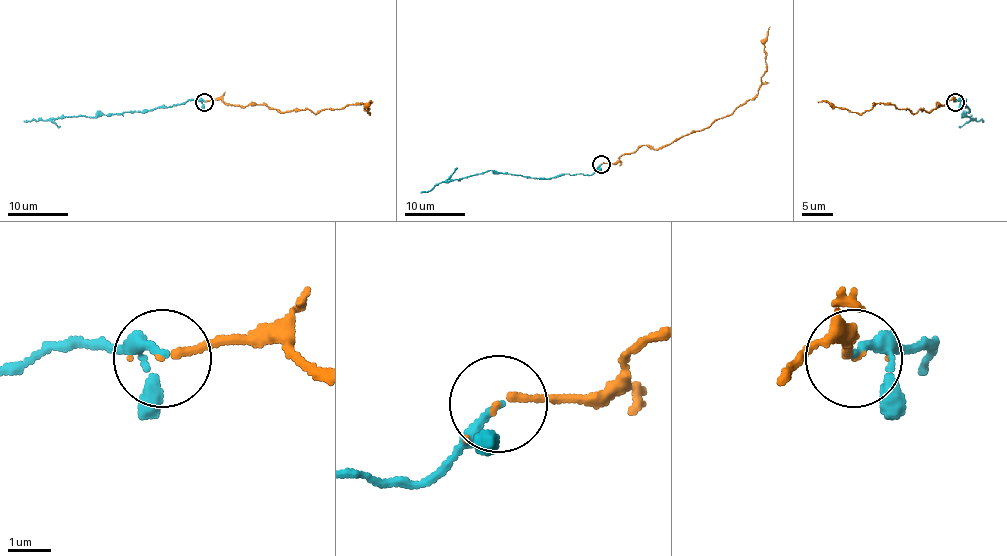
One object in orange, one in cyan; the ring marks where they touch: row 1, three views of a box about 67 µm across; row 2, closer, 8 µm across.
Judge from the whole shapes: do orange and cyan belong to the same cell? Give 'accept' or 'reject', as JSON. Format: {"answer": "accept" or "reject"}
{"answer": "accept"}

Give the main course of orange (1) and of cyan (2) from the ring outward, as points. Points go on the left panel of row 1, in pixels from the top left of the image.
1: (204, 101), (264, 104), (280, 112), (307, 109), (314, 113), (361, 103), (369, 113), (368, 107), (372, 101)
2: (204, 101), (193, 100), (155, 109), (23, 121)

